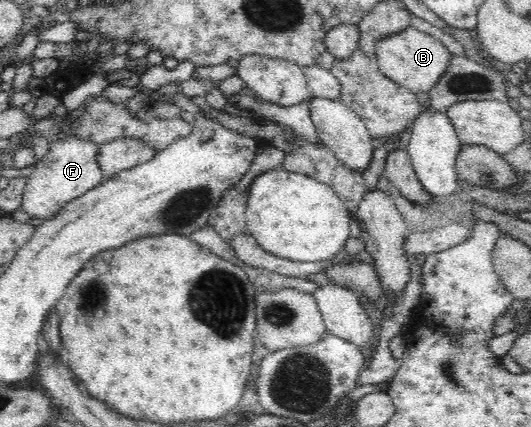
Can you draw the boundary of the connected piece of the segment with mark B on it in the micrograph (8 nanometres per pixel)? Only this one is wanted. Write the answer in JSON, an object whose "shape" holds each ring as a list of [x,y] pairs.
{"shape":[[[412,25],[397,35],[380,37],[380,41],[374,47],[374,54],[380,72],[407,90],[416,93],[429,93],[430,89],[438,83],[440,75],[446,71],[451,55],[440,39],[437,40]]]}

